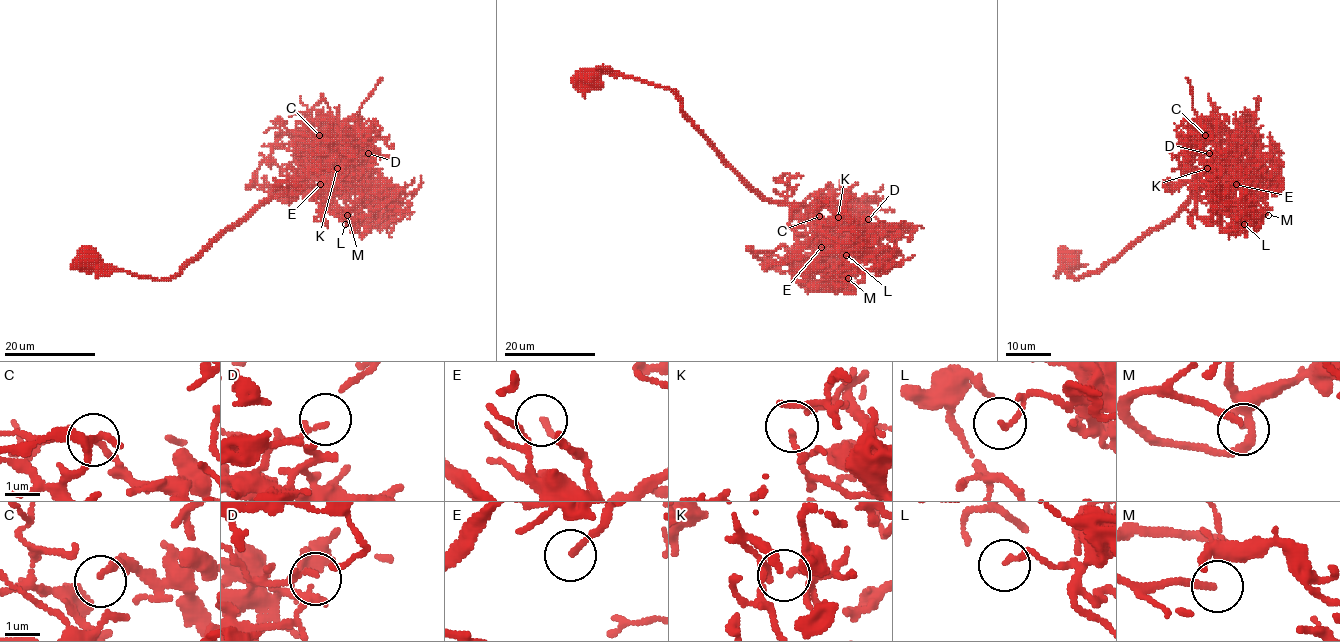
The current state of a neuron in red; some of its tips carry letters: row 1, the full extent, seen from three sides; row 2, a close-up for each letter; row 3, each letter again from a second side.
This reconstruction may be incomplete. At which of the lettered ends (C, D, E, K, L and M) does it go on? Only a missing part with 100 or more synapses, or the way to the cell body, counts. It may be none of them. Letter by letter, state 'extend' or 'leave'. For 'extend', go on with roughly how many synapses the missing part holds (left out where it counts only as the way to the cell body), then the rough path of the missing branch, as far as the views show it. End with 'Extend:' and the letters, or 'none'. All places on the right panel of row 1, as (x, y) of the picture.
C: leave
D: leave
E: leave
K: leave
L: leave
M: extend; about 190 synapses; missing branch runs (1268, 215), (1270, 209), (1258, 197), (1246, 194), (1240, 201)
Extend: M

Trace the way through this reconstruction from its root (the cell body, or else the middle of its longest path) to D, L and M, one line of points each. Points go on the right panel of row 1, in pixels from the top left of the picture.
D: (1067, 261), (1075, 280), (1100, 270), (1163, 226), (1196, 186), (1213, 191), (1220, 164), (1209, 153)
L: (1067, 261), (1064, 268), (1075, 280), (1102, 269), (1163, 226), (1196, 186), (1217, 197), (1244, 224)
M: (1067, 261), (1064, 268), (1075, 280), (1102, 269), (1163, 226), (1196, 186), (1255, 219), (1268, 215)

